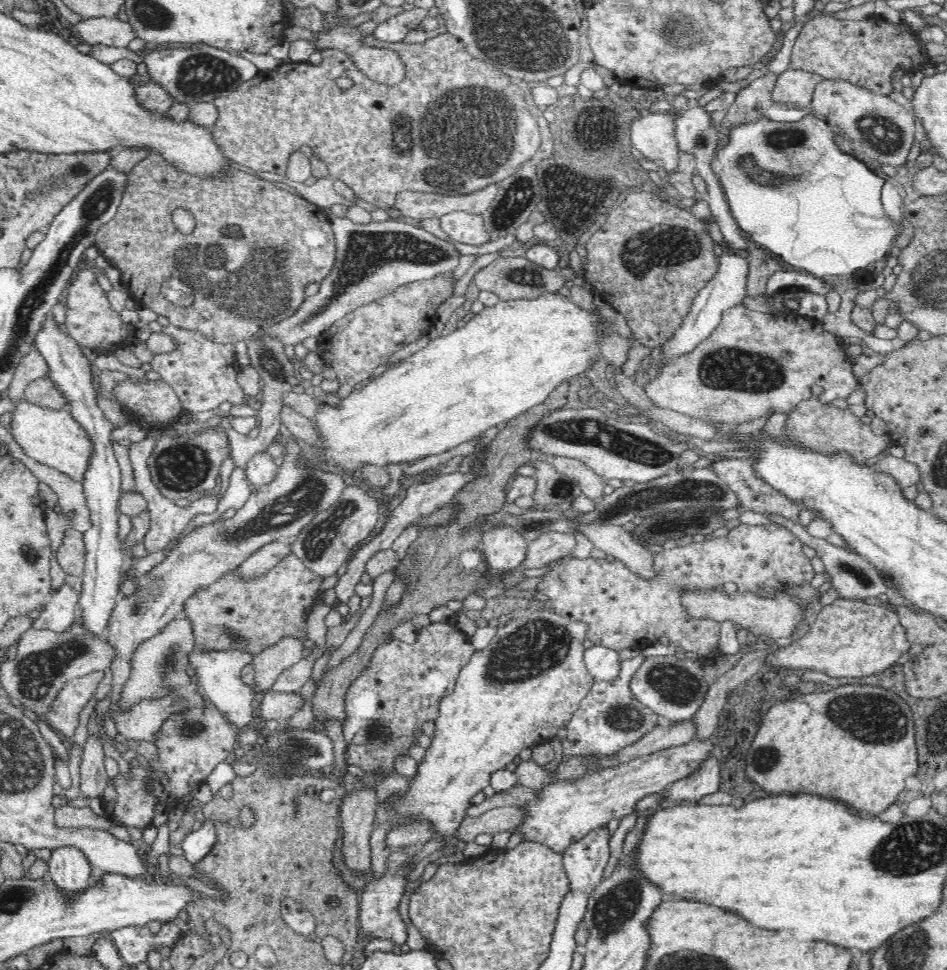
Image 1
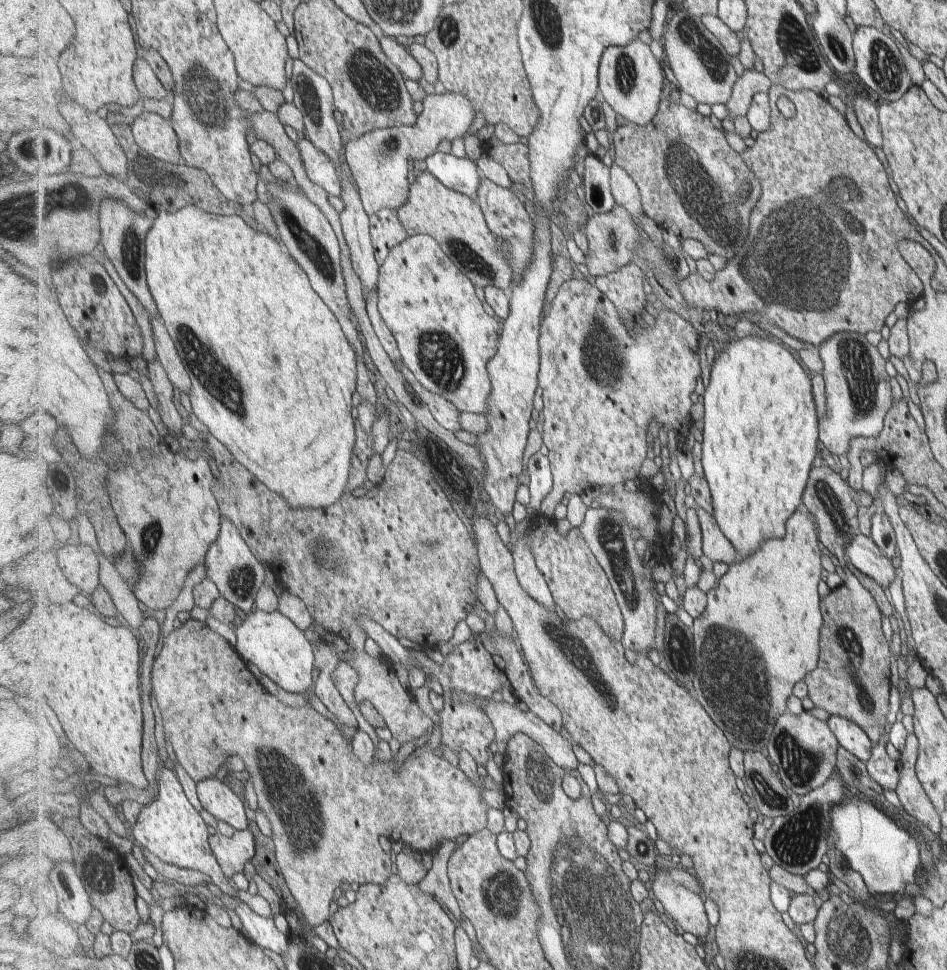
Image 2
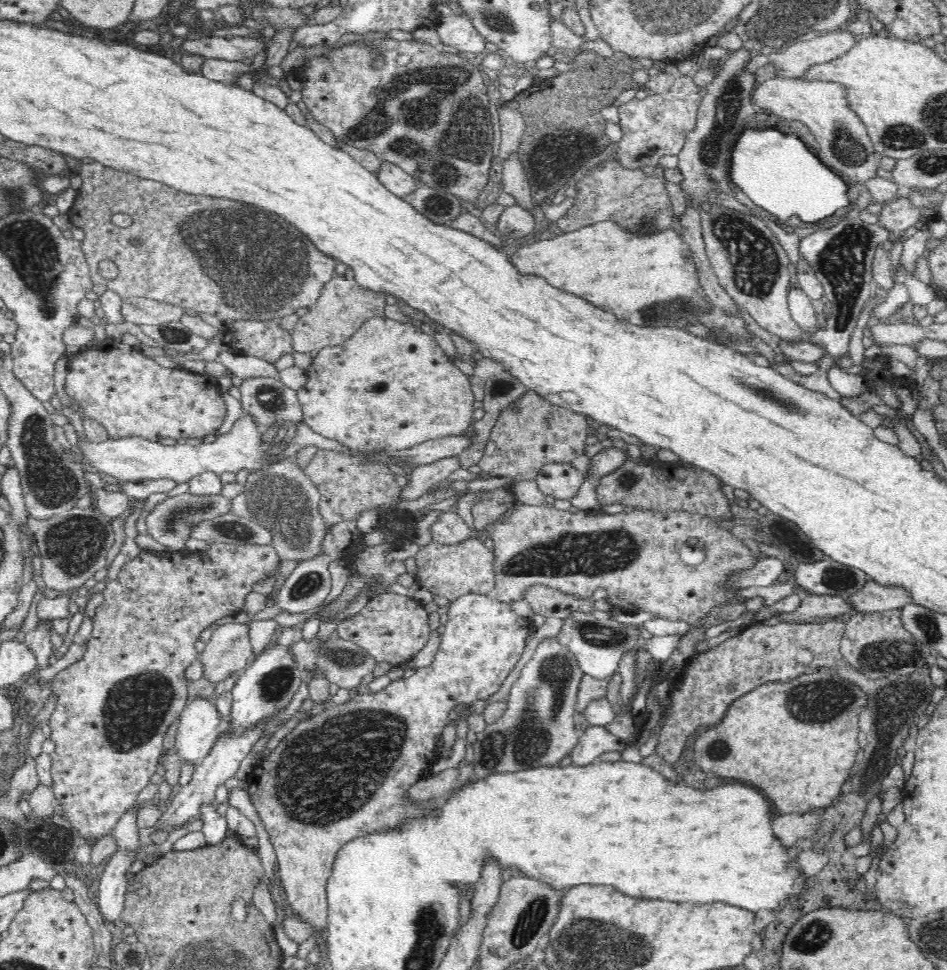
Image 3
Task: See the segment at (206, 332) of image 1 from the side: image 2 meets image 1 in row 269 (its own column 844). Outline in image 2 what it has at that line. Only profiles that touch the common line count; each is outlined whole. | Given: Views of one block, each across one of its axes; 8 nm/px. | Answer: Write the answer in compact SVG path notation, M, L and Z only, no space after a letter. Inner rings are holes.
M773 85L773 88L768 92L771 98L772 106L772 121L773 126L767 130L767 132L759 133L754 140L754 145L747 147L742 154L745 162L749 165L749 168L757 175L757 178L761 181L762 193L761 200L758 202L757 208L753 210L750 215L751 226L747 230L747 236L743 238L743 250L727 262L723 270L717 271L715 280L709 282L705 280L701 274L697 271L697 274L691 274L687 280L678 282L679 292L685 294L685 298L691 302L691 304L699 304L703 308L715 308L715 310L721 310L721 314L729 316L735 314L752 314L754 312L762 313L763 319L768 319L770 322L779 326L783 331L786 331L790 336L801 340L803 343L808 342L816 346L821 346L827 338L831 338L834 334L839 332L857 332L859 334L867 334L867 332L879 332L881 326L883 326L883 320L891 314L893 306L897 302L905 302L912 304L918 298L921 298L923 294L922 281L914 273L913 268L905 262L905 260L899 254L899 241L900 240L913 240L913 242L921 242L921 236L917 234L917 230L911 226L911 222L907 220L907 216L897 208L895 204L895 196L891 194L889 190L889 182L887 182L887 176L881 168L881 162L879 162L879 156L875 152L875 148L881 146L881 127L879 126L879 111L878 105L867 99L865 94L856 95L853 100L854 113L857 118L859 126L861 126L864 132L864 137L857 136L853 133L853 128L849 128L849 122L847 118L827 100L827 98L821 97L813 90L800 90L795 92L789 90L781 85ZM781 96L789 97L792 103L796 107L796 115L792 118L787 118L777 102Z

